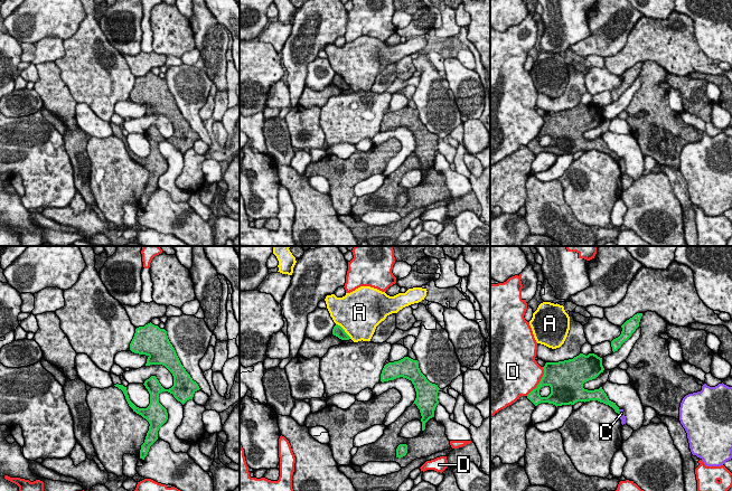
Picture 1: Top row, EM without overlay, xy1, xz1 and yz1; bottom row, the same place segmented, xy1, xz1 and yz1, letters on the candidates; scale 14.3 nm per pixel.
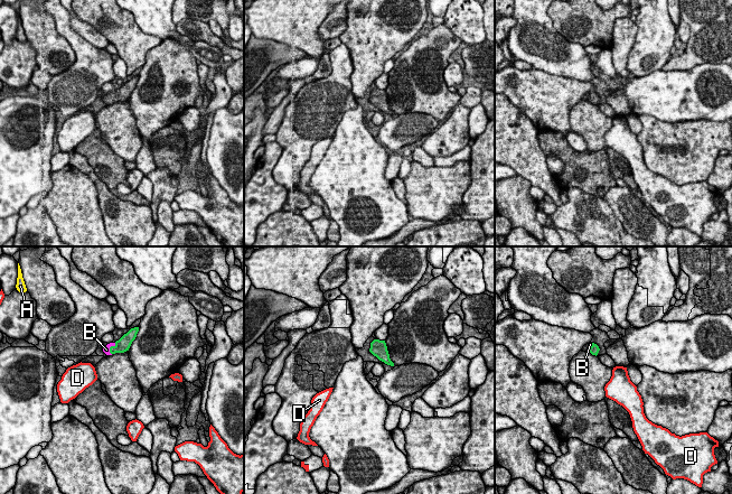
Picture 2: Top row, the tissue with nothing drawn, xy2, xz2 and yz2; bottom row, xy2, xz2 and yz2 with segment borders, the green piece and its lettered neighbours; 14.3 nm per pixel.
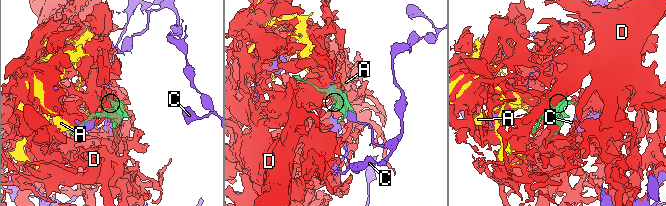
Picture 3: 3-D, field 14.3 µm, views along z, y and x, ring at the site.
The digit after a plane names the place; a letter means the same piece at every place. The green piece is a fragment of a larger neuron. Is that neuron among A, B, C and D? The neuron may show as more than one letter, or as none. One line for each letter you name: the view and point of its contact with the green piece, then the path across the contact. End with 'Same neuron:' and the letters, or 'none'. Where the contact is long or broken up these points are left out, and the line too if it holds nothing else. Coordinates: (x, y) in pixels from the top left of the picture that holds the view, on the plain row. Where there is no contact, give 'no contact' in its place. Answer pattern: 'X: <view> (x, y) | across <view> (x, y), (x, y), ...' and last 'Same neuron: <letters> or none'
B: xy2 (110, 98) | across xy2 (123, 93), (110, 98), (106, 99)
Same neuron: B

